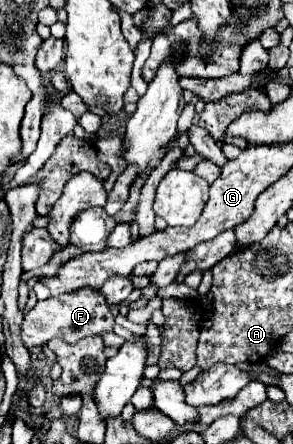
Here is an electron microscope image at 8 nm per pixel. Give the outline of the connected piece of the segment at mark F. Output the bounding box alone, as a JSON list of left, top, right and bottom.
[22,289,114,349]

